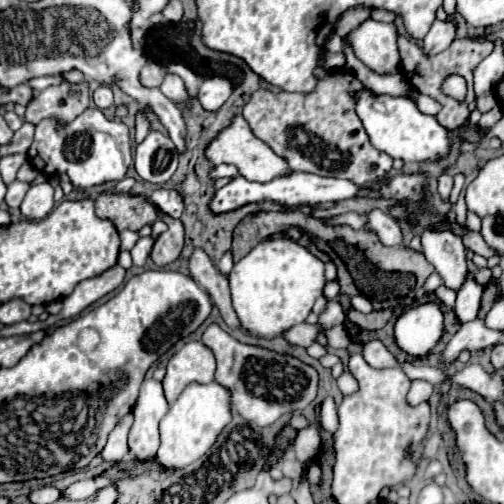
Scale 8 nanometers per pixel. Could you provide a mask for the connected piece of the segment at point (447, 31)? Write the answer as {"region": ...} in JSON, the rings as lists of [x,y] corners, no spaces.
{"region":[[[434,20],[430,32],[426,34],[426,38],[422,40],[422,52],[426,56],[434,56],[440,54],[442,50],[446,50],[450,46],[450,42],[456,36],[456,26],[454,22],[440,22]]]}

